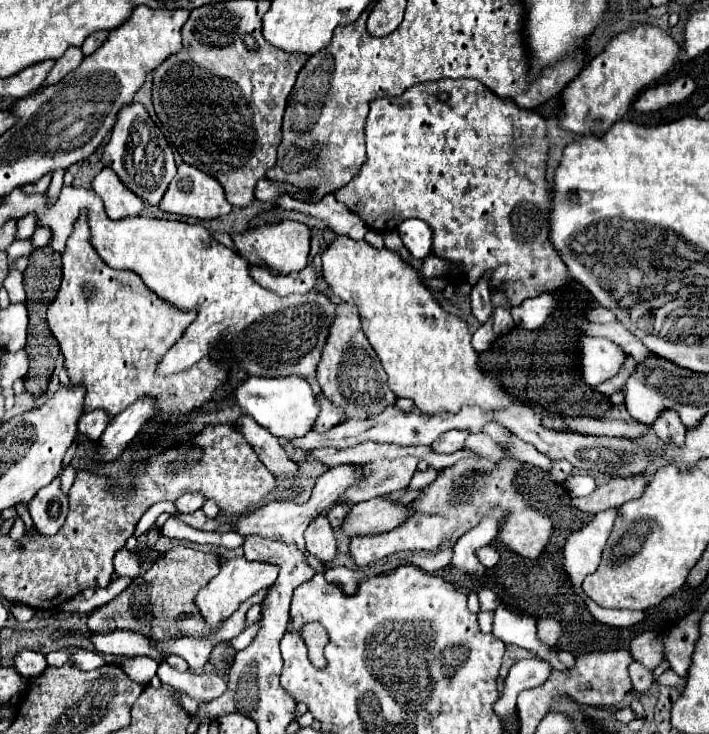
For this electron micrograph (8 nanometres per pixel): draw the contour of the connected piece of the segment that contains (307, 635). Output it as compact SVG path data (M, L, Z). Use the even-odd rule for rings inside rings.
M306 622L300 630L302 642L308 646L308 654L314 666L326 666L324 648L328 644L328 634L320 622Z

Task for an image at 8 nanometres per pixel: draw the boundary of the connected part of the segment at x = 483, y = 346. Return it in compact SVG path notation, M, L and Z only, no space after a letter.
M486 320L486 324L482 324L474 334L472 334L472 346L476 352L484 352L490 348L492 340L496 338L494 328L492 328L492 320Z

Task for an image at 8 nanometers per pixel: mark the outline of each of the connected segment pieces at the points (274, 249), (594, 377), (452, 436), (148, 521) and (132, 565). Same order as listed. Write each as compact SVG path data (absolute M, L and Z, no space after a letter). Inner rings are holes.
M284 220L278 224L262 224L258 228L250 228L246 232L234 232L230 234L234 240L236 252L248 260L248 264L270 268L272 274L288 274L298 272L308 264L308 252L310 252L310 230L302 222Z
M582 338L580 340L580 370L586 384L602 384L614 378L628 354L610 338Z
M450 430L450 432L444 432L438 440L432 442L432 450L436 454L452 454L452 452L456 452L456 450L460 450L464 446L466 436L468 436L466 430Z
M162 501L152 505L139 520L134 536L138 538L140 535L147 532L153 526L158 516L164 512L174 515L178 513L178 510L174 502L170 501Z
M126 548L118 550L114 554L114 572L116 572L116 576L134 576L136 578L140 574L138 558Z

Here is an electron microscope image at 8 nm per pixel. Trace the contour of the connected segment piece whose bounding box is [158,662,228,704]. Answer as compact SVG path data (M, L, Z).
M166 662L158 666L158 678L162 680L162 684L172 686L174 690L198 700L200 704L220 698L220 694L226 692L228 688L226 680L216 672L202 672L202 674L196 674L190 670L178 672L176 668L168 666Z

